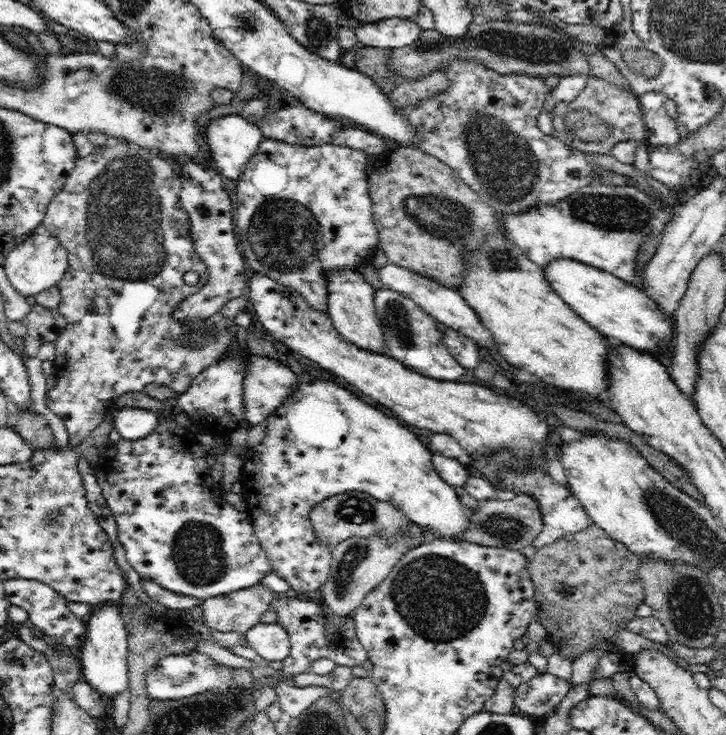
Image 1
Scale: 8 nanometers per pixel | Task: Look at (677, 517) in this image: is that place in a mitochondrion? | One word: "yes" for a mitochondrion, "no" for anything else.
yes

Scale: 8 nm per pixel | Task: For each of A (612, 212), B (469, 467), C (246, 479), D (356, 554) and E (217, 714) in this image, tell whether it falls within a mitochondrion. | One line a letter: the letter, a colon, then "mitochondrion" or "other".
A: mitochondrion
B: other
C: other
D: mitochondrion
E: mitochondrion

